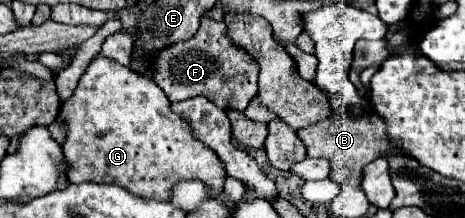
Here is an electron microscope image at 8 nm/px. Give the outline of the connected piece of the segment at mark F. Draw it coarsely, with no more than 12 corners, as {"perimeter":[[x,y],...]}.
{"perimeter":[[201,18],[157,54],[153,80],[171,102],[205,96],[245,110],[259,64]]}

